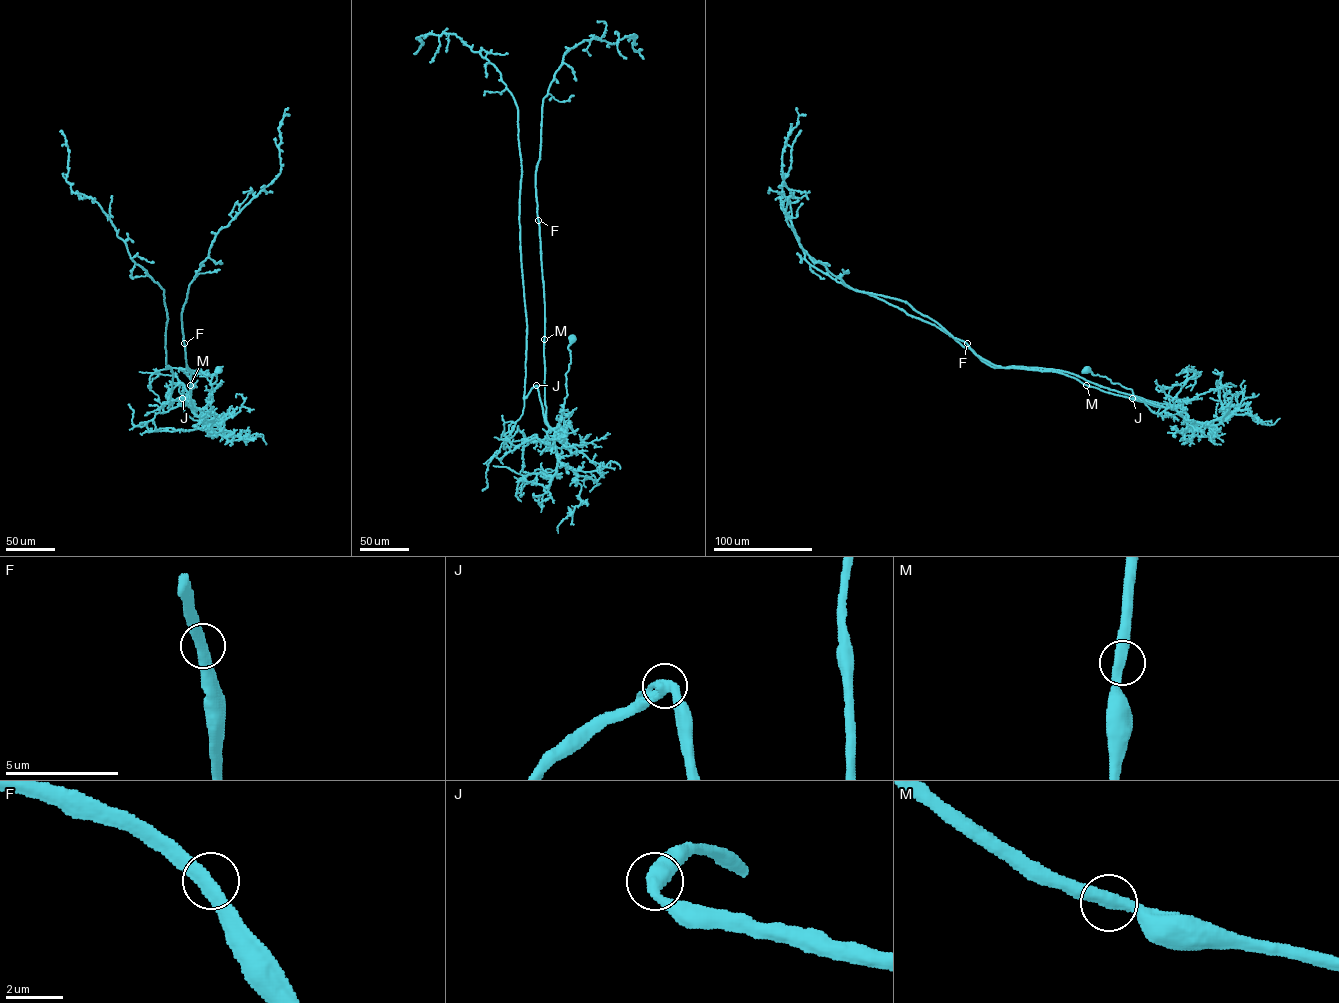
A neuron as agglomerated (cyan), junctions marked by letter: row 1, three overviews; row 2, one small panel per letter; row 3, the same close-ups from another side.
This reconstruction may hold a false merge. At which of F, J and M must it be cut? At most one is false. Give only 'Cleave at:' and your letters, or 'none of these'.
Cleave at: none of these

